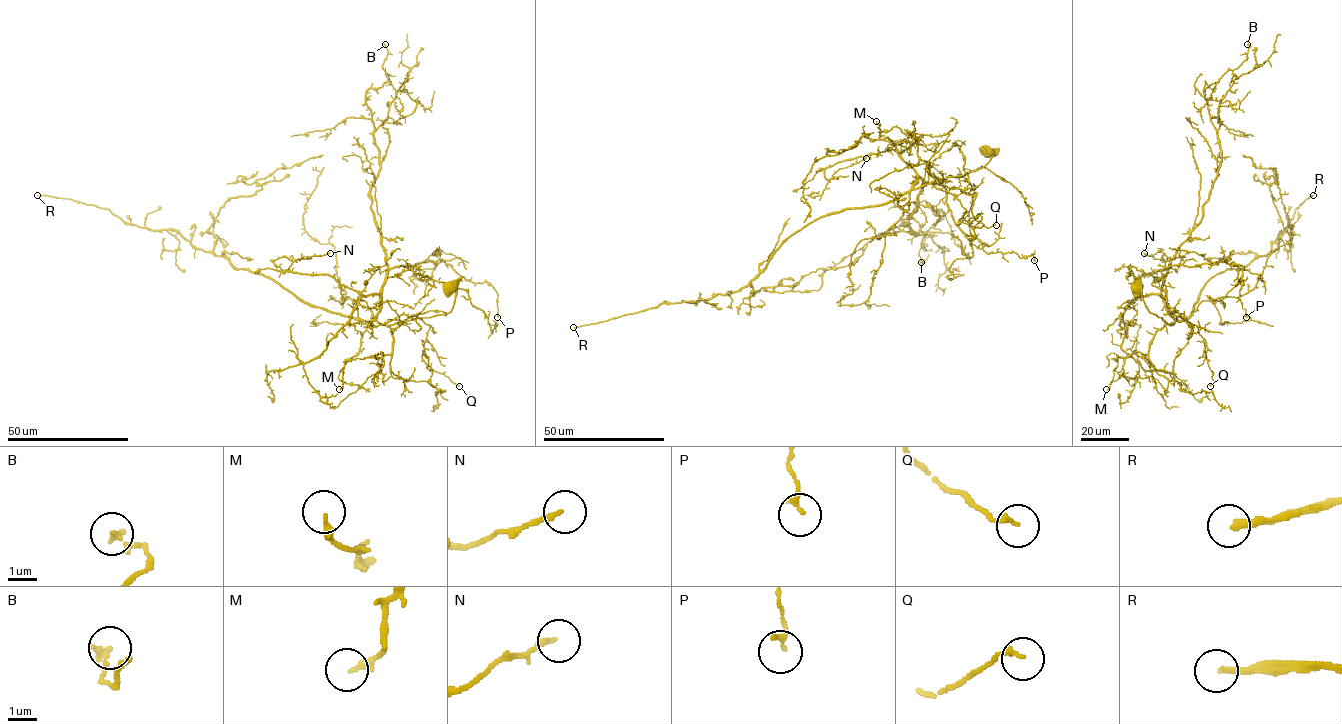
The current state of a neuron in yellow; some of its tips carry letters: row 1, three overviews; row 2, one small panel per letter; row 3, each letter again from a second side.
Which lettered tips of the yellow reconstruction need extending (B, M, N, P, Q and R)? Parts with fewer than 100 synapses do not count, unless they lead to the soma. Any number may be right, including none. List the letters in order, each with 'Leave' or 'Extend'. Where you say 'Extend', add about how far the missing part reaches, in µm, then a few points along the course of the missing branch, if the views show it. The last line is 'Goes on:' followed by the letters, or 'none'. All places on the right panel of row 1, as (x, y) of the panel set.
B: Leave
M: Leave
N: Leave
P: Leave
Q: Leave
R: Extend. Missing length about 150 µm. Course of what is missing: (1313, 195), (1283, 220), (1293, 235), (1287, 243), (1276, 240), (1276, 214), (1265, 203)
Goes on: R

